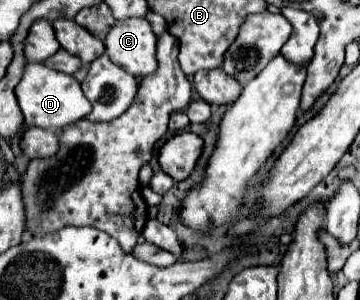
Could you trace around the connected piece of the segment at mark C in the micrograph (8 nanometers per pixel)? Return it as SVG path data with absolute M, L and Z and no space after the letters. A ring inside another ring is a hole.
M146 18L116 20L104 38L104 46L114 64L138 78L156 70L156 36Z

